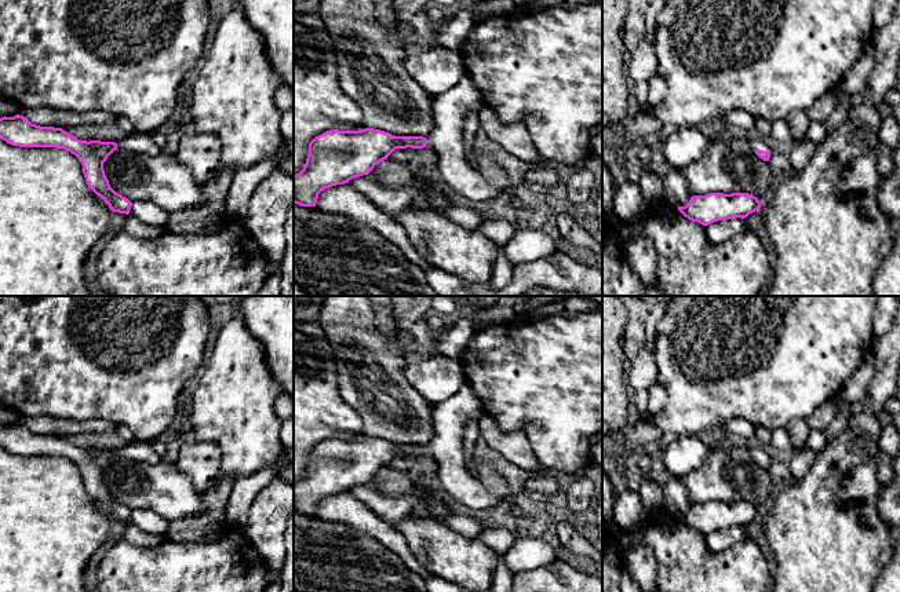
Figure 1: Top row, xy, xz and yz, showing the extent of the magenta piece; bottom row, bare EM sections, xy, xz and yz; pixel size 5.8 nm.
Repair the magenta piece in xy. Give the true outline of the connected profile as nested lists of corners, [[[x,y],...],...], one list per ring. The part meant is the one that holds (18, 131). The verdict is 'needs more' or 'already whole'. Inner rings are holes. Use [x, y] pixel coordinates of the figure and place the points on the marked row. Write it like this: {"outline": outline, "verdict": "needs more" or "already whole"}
{"outline": [[[19,114],[0,118],[0,139],[19,147],[58,147],[70,151],[81,162],[88,187],[113,212],[130,213],[132,202],[110,187],[103,171],[103,162],[117,149],[117,143],[80,140],[62,128],[40,127]]], "verdict": "already whole"}

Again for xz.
{"outline": [[[464,73],[456,85],[433,98],[436,127],[427,138],[394,136],[365,128],[361,131],[331,129],[309,143],[303,169],[294,175],[294,202],[316,207],[318,194],[336,184],[368,175],[396,149],[427,147],[438,157],[437,176],[455,193],[475,201],[500,194],[466,160],[464,121],[469,113],[485,105],[471,77]]], "verdict": "needs more"}

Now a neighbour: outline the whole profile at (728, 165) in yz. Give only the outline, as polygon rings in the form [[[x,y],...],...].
[[[721,132],[708,139],[704,154],[681,169],[689,195],[748,193],[761,205],[769,198],[777,175],[743,136]]]

